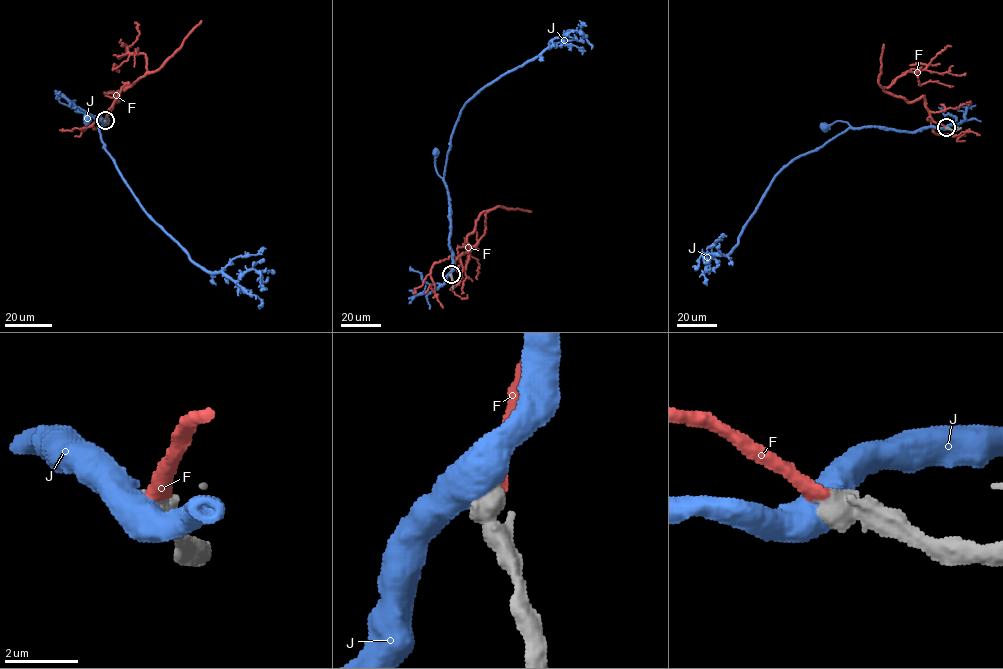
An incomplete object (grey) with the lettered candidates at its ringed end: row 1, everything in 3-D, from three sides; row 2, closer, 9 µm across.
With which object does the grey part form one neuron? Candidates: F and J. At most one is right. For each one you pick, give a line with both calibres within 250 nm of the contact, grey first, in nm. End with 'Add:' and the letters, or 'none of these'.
F: 750/460 nm
Add: F

